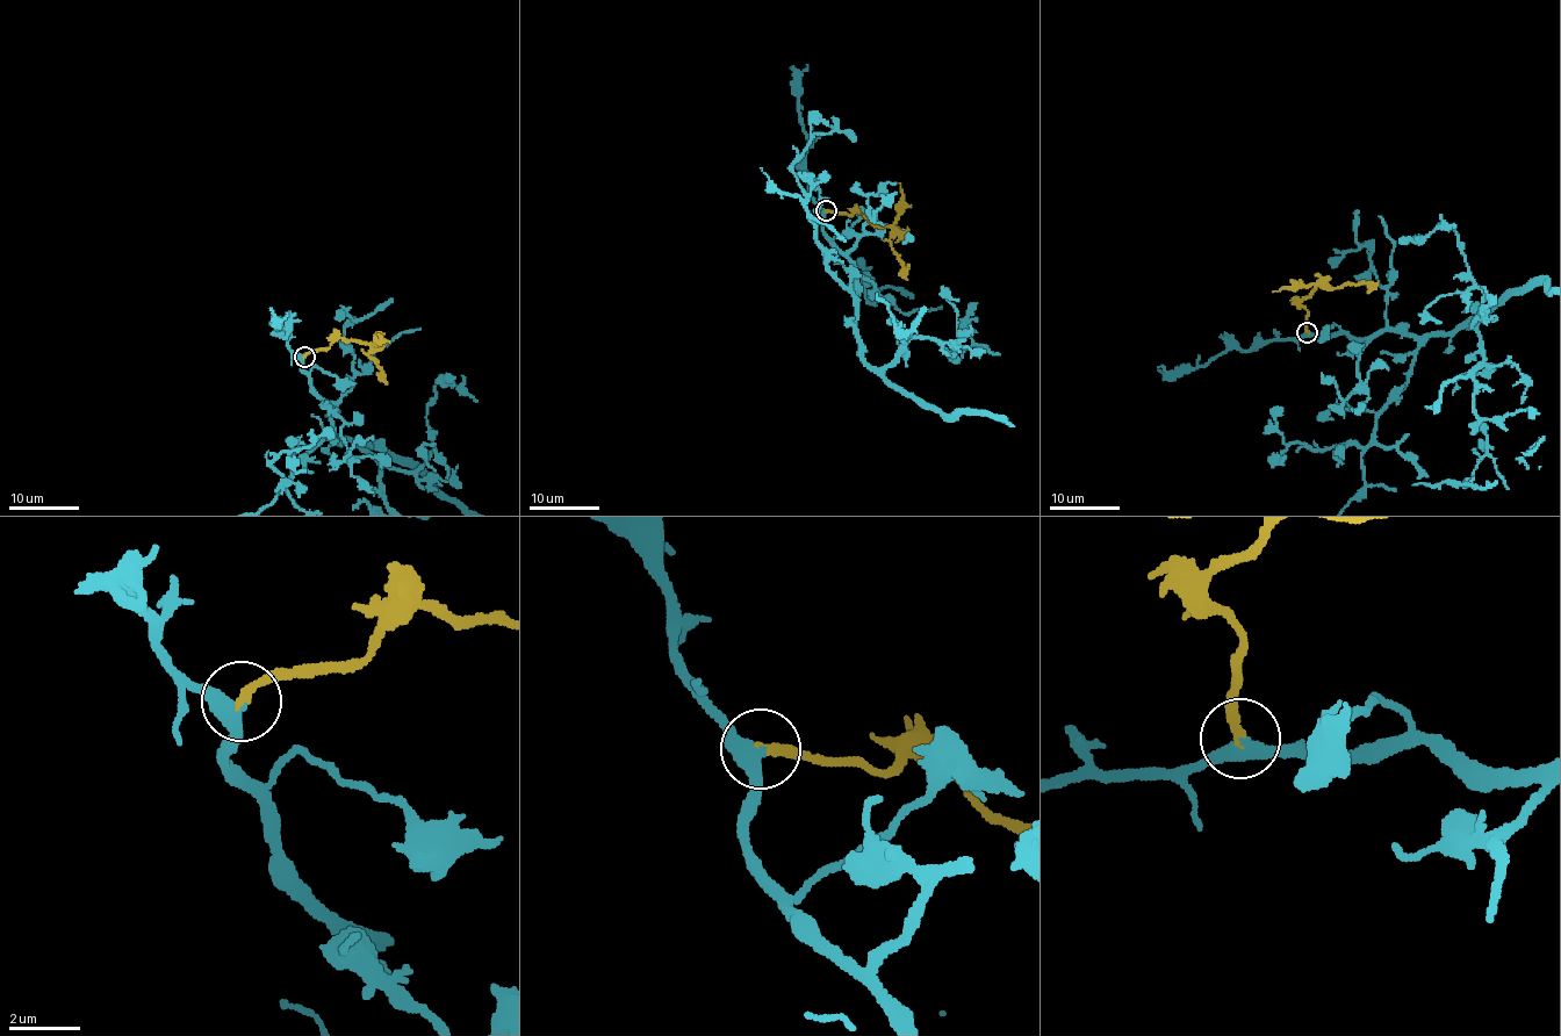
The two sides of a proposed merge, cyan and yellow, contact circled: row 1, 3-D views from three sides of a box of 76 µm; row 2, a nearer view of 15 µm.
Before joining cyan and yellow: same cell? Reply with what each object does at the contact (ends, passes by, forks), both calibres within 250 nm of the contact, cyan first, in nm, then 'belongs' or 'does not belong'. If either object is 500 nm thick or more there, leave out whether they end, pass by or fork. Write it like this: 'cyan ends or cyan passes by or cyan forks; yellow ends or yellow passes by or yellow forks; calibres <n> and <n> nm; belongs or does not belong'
cyan passes by; yellow ends; calibres 340 and 260 nm; belongs

